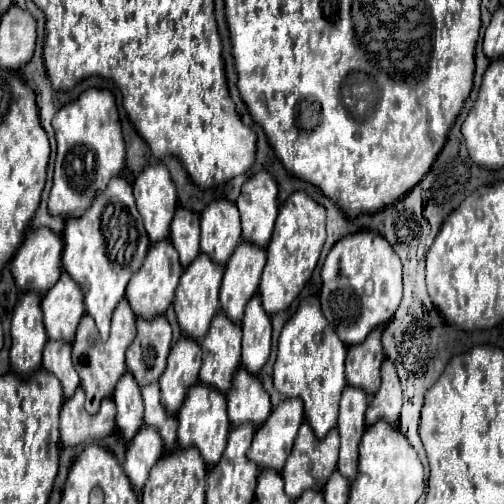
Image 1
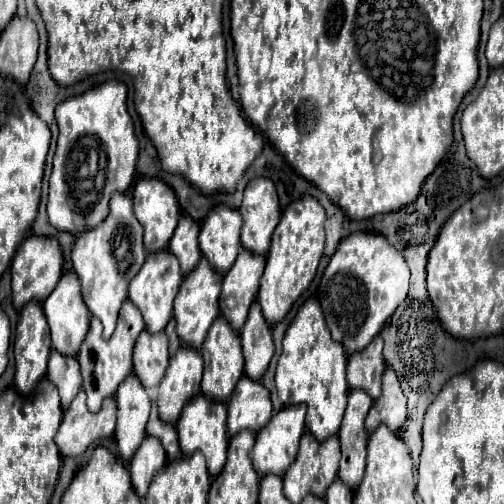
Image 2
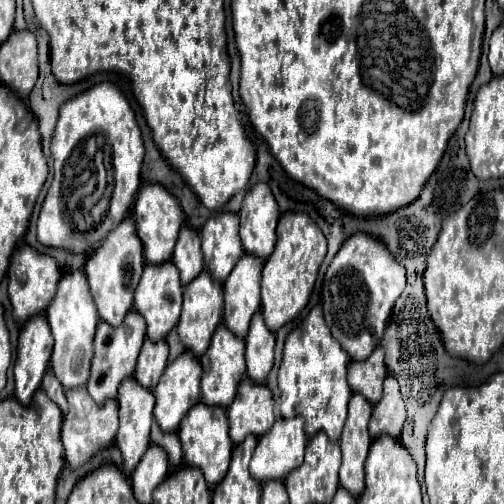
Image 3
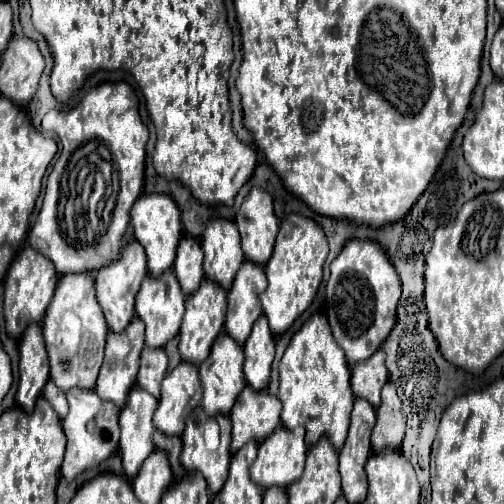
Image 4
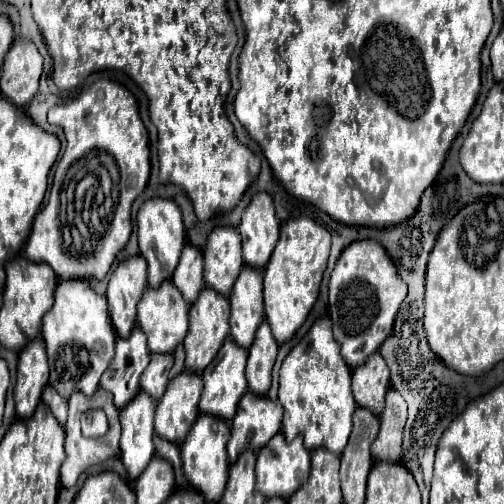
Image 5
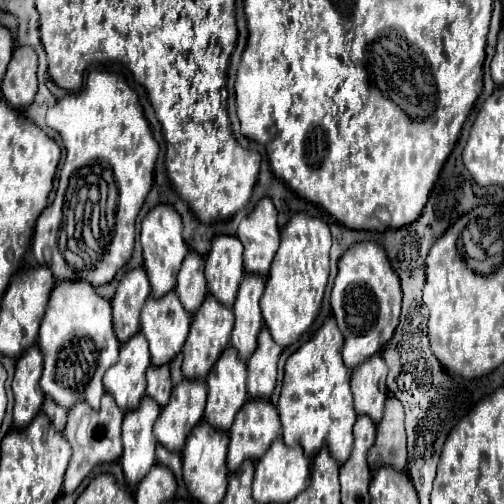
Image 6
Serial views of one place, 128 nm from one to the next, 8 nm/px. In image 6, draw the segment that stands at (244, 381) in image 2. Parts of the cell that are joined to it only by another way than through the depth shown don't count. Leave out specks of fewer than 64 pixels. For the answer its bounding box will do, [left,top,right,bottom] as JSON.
[228,400,280,472]

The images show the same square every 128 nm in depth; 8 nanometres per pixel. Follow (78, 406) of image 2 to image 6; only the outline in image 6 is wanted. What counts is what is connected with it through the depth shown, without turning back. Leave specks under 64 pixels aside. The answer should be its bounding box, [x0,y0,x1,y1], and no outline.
[64,392,124,494]

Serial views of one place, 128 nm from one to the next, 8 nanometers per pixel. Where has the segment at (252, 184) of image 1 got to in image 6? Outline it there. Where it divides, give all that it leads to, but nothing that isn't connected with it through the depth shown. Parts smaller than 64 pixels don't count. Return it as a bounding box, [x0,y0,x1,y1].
[236,198,280,276]

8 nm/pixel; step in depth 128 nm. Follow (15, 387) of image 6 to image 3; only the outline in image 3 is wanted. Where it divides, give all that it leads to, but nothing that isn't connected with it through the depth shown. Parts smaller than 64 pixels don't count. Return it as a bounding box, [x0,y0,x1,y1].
[14,314,52,404]

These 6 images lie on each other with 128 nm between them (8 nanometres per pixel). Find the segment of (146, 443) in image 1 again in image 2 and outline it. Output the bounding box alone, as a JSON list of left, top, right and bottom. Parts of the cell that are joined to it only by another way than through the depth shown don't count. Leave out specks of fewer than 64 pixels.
[130,436,166,496]

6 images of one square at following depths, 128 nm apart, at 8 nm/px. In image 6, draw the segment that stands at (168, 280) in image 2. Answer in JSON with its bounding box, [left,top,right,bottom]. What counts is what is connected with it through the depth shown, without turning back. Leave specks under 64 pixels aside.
[140,290,190,364]

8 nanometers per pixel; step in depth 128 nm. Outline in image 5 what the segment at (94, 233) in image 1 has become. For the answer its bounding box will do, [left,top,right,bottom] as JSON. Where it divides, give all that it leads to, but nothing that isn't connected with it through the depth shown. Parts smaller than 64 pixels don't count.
[106,254,146,338]

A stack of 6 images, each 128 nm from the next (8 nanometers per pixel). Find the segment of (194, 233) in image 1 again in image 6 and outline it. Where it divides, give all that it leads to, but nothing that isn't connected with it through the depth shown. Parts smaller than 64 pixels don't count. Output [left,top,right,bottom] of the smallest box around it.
[176,252,208,314]

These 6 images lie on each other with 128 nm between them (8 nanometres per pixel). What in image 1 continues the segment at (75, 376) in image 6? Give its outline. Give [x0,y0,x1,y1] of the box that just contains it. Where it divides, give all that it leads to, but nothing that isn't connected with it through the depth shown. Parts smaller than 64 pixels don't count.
[42,272,84,340]

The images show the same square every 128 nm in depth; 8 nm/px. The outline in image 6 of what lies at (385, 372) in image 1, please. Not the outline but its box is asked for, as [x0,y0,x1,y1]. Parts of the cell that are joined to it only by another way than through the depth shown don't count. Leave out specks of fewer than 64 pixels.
[368,396,406,472]

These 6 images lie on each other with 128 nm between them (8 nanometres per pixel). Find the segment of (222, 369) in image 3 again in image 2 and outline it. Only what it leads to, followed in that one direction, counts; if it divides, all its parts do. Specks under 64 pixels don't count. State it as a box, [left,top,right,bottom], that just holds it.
[202,316,244,402]

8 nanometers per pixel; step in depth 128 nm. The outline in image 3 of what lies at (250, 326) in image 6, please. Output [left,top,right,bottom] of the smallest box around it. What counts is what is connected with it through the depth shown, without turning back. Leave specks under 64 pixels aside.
[224,254,264,338]

